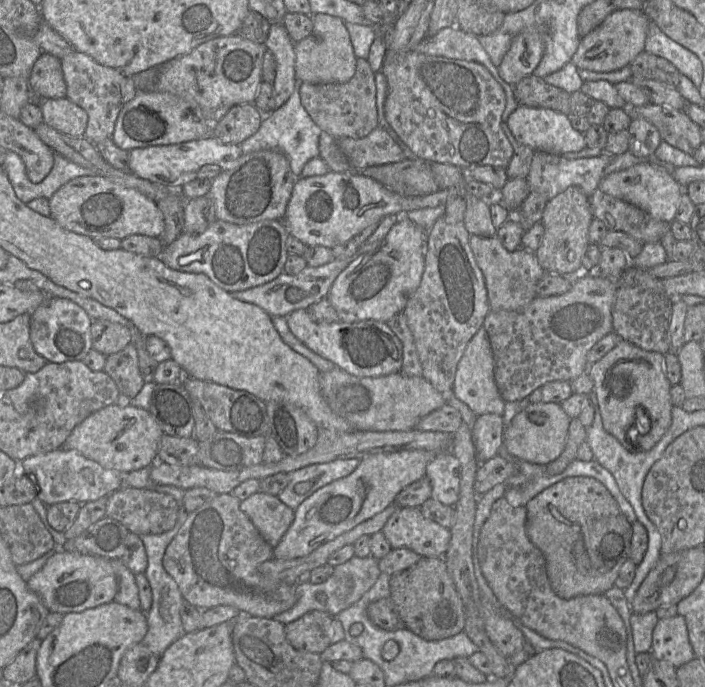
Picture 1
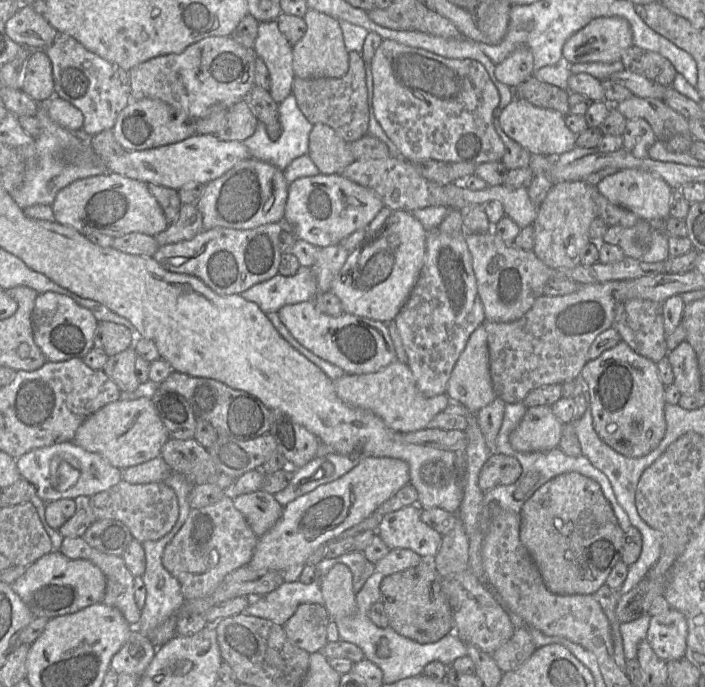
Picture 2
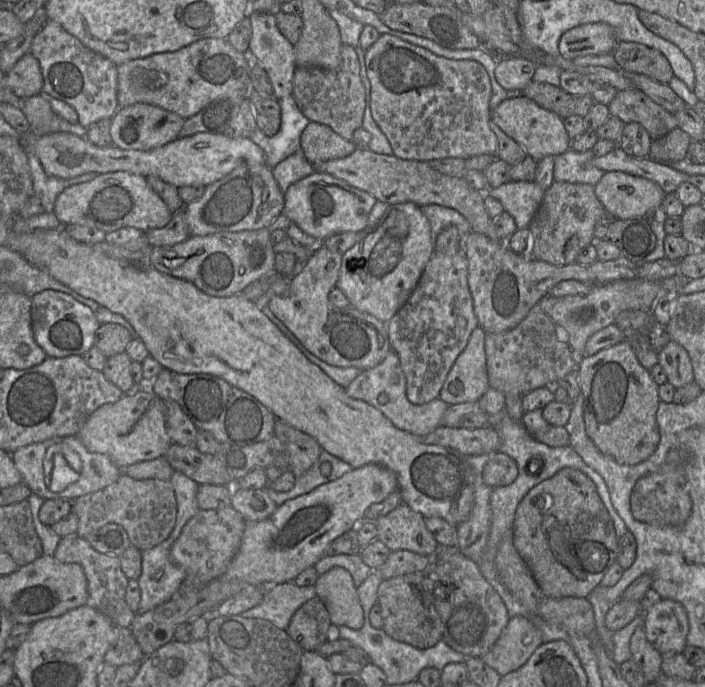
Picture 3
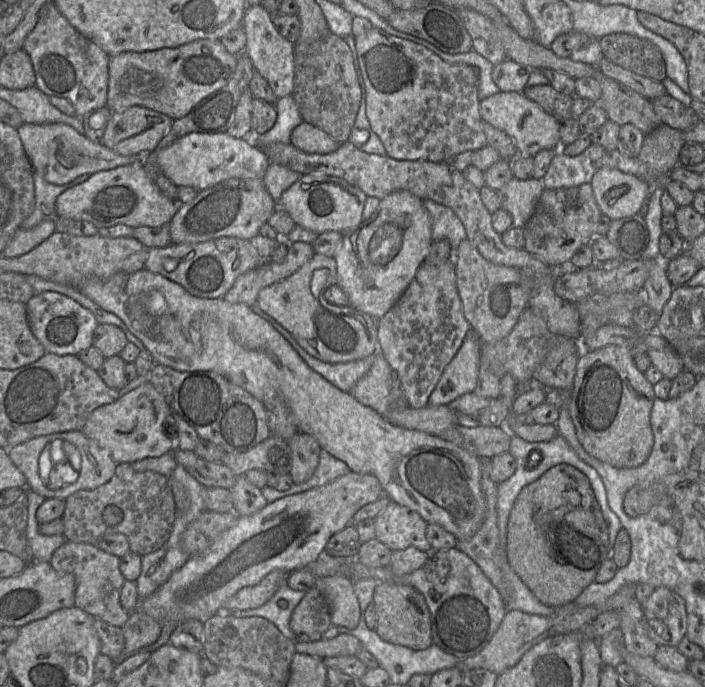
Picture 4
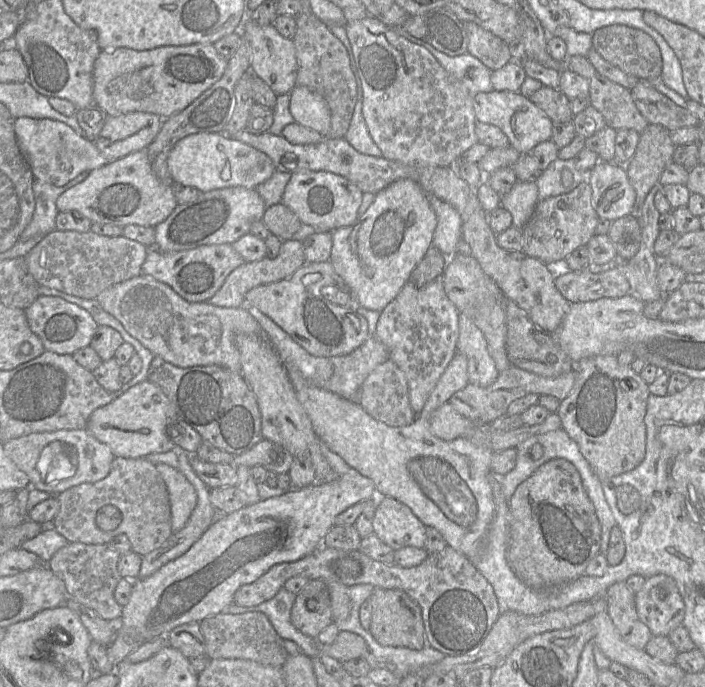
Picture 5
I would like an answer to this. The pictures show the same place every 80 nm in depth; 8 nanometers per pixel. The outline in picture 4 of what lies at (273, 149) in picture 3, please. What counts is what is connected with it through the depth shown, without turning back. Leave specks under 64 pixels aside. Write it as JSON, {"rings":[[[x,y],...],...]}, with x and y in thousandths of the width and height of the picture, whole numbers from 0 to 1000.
{"rings":[[[414,138],[394,143],[389,151],[393,159],[393,175],[389,183],[373,195],[356,198],[365,213],[379,213],[391,207],[413,208],[416,188],[431,178]]]}

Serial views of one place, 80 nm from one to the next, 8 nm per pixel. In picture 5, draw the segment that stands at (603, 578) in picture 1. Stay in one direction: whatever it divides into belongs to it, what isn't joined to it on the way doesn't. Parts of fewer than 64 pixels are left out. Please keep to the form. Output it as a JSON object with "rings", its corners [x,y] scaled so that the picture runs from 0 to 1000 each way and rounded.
{"rings":[[[789,667],[767,677],[733,709],[722,737],[725,764],[718,812],[729,834],[748,853],[770,859],[813,846],[828,837],[835,818],[851,805],[850,755],[820,684],[807,671]]]}

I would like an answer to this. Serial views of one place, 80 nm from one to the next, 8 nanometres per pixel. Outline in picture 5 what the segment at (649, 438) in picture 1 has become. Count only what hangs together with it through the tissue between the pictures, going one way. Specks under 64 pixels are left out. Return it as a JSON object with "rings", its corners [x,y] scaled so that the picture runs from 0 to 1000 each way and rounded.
{"rings":[[[850,517],[830,521],[814,530],[816,556],[809,574],[794,584],[790,603],[796,623],[814,640],[827,665],[852,702],[878,690],[896,686],[915,667],[915,604],[922,575],[921,560],[894,533],[877,528],[875,517]]]}

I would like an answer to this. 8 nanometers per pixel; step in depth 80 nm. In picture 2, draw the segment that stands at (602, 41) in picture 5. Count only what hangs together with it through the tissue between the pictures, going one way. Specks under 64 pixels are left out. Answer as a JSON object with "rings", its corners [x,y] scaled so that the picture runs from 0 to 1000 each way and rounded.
{"rings":[[[901,66],[885,74],[879,89],[887,102],[943,127],[950,127],[960,109],[960,103],[946,84],[933,76],[913,73]]]}

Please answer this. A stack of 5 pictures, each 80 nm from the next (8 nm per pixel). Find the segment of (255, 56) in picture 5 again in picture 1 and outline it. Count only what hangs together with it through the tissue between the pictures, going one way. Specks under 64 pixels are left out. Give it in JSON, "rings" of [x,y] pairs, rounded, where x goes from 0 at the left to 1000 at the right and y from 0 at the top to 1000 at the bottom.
{"rings":[[[386,33],[380,54],[373,63],[391,90],[387,119],[387,160],[399,156],[418,130],[418,71],[400,33]]]}

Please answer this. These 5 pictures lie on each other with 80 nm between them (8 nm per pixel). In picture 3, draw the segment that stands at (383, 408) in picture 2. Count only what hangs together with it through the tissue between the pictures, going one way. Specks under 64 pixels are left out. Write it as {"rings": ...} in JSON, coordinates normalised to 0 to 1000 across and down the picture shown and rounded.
{"rings":[[[553,509],[535,533],[513,540],[492,563],[491,574],[519,585],[539,598],[562,623],[600,636],[627,619],[635,588],[618,579],[604,588],[589,590],[576,578],[576,550],[569,537],[566,520]]]}

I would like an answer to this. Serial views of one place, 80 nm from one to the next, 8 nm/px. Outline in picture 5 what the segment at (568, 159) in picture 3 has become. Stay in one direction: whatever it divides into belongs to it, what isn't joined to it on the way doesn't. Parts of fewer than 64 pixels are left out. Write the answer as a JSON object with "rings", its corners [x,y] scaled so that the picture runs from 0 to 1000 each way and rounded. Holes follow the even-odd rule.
{"rings":[[[814,230],[807,233],[787,231],[759,263],[763,272],[763,294],[782,285],[810,279],[826,265],[835,263],[835,250],[820,247],[816,243]],[[800,247],[807,247],[813,255],[813,263],[809,271],[797,268],[797,250]]]}

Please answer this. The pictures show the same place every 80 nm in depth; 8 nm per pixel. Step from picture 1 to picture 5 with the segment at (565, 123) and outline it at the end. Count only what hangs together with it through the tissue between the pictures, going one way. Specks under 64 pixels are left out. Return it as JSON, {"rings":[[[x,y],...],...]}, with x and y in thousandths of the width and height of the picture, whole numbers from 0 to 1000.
{"rings":[[[736,132],[681,134],[670,147],[675,175],[706,185],[719,198],[723,211],[739,224],[750,224],[762,210],[783,199],[782,173]]]}

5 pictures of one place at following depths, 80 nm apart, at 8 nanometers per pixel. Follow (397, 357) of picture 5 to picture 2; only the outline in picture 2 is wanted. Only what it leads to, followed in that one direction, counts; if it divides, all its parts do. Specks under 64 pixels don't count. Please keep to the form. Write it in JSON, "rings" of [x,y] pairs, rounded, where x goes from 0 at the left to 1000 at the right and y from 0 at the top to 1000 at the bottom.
{"rings":[[[623,332],[606,338],[603,380],[596,402],[574,444],[559,464],[579,521],[577,531],[590,553],[593,566],[604,578],[633,574],[640,541],[667,488],[688,467],[660,344],[658,336],[640,342],[624,336]]]}

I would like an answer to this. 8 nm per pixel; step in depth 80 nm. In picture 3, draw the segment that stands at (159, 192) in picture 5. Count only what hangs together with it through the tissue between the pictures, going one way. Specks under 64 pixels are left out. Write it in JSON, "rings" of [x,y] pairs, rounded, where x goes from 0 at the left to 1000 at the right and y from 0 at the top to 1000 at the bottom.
{"rings":[[[177,249],[138,253],[132,261],[92,274],[79,288],[75,310],[88,328],[113,326],[157,338],[190,330],[204,338],[233,330],[245,311],[201,255]]]}

